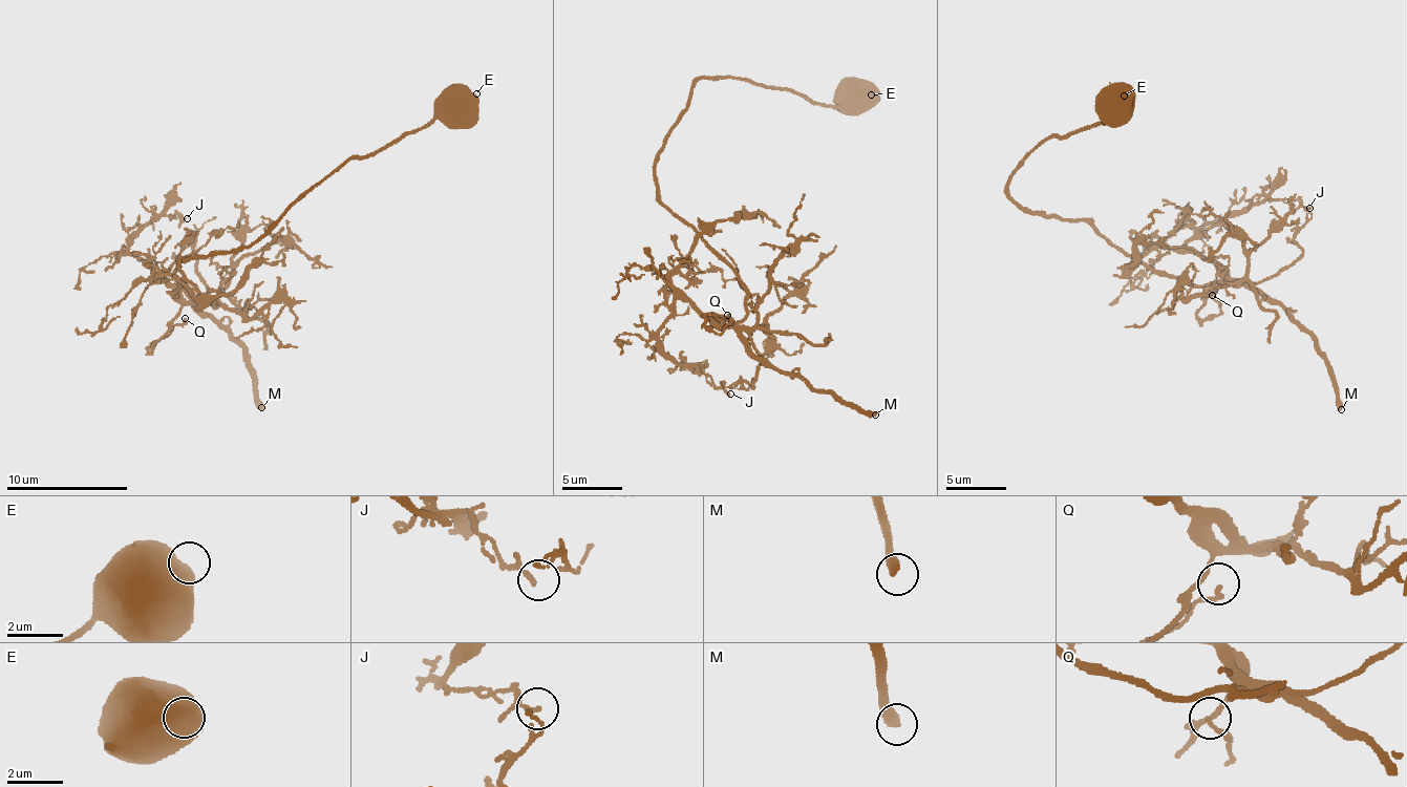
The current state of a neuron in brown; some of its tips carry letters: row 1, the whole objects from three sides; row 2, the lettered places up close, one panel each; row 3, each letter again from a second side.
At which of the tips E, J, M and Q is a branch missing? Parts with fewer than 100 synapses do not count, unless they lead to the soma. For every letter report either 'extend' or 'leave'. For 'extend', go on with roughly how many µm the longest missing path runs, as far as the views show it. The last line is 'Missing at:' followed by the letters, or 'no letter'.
E: leave
J: leave
M: extend; about 90 µm are missing
Q: leave
Missing at: M

